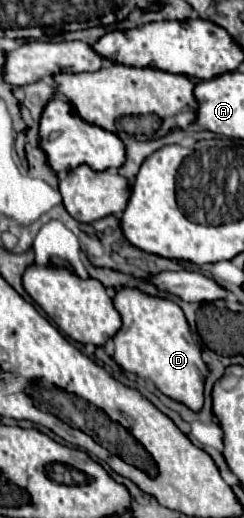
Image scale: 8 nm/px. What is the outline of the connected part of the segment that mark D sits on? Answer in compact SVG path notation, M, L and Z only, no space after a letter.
M121 288L115 294L113 304L123 320L121 330L113 338L113 360L123 370L151 380L171 400L185 404L193 412L199 412L205 400L203 392L209 370L201 358L199 344L195 344L191 336L183 310L167 298L147 296L135 288Z

